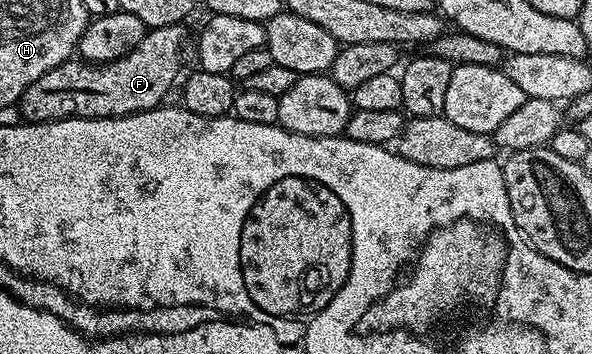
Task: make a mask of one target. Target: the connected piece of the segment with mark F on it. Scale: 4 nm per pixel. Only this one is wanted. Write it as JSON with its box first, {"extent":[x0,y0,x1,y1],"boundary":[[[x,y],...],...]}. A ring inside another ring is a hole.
{"extent":[20,23,184,123],"boundary":[[[179,23],[153,27],[136,48],[114,61],[69,61],[42,73],[42,77],[20,95],[21,116],[30,123],[49,123],[55,119],[117,119],[119,115],[133,115],[161,106],[167,100],[164,98],[168,90],[175,88],[181,78],[184,29]]]}

